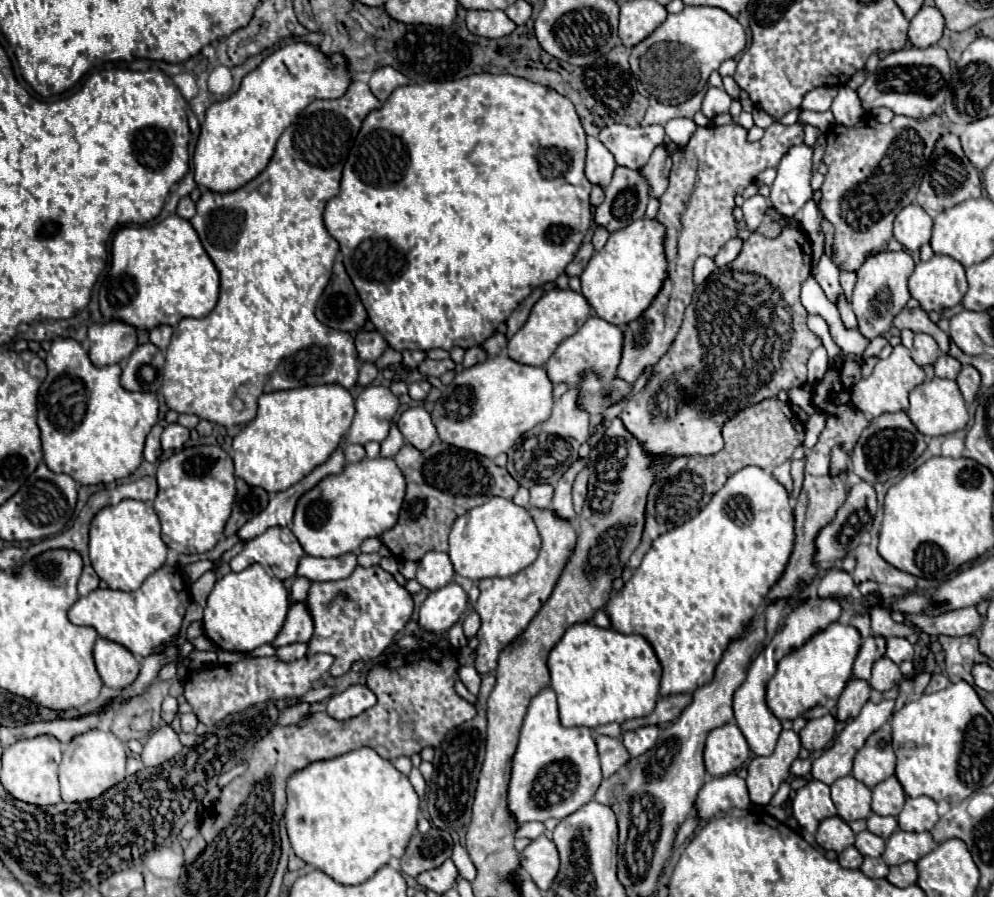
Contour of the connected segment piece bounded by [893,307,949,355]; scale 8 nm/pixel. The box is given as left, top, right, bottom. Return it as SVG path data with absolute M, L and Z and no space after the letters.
M905 307L893 321L893 325L901 331L901 329L911 329L913 333L929 333L937 343L939 343L939 349L947 355L949 351L949 335L945 331L941 331L929 317L927 313L917 307L917 309L909 309Z

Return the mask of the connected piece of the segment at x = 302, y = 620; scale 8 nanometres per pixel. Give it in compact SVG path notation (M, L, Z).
M297 603L289 609L285 625L271 645L277 649L291 643L305 643L311 635L313 635L313 619L309 617L305 603Z

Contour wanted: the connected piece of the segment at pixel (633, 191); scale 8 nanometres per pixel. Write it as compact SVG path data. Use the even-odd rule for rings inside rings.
M617 167L613 173L611 183L605 187L605 201L595 209L595 221L597 225L605 225L611 233L617 229L623 229L625 225L633 223L635 219L641 219L645 215L647 203L649 203L649 183L641 171L633 171L629 167Z

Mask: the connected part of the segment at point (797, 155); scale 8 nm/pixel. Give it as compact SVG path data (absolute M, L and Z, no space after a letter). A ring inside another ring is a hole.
M797 145L789 149L777 167L777 179L771 185L769 201L783 217L793 217L813 195L811 157L811 147Z

